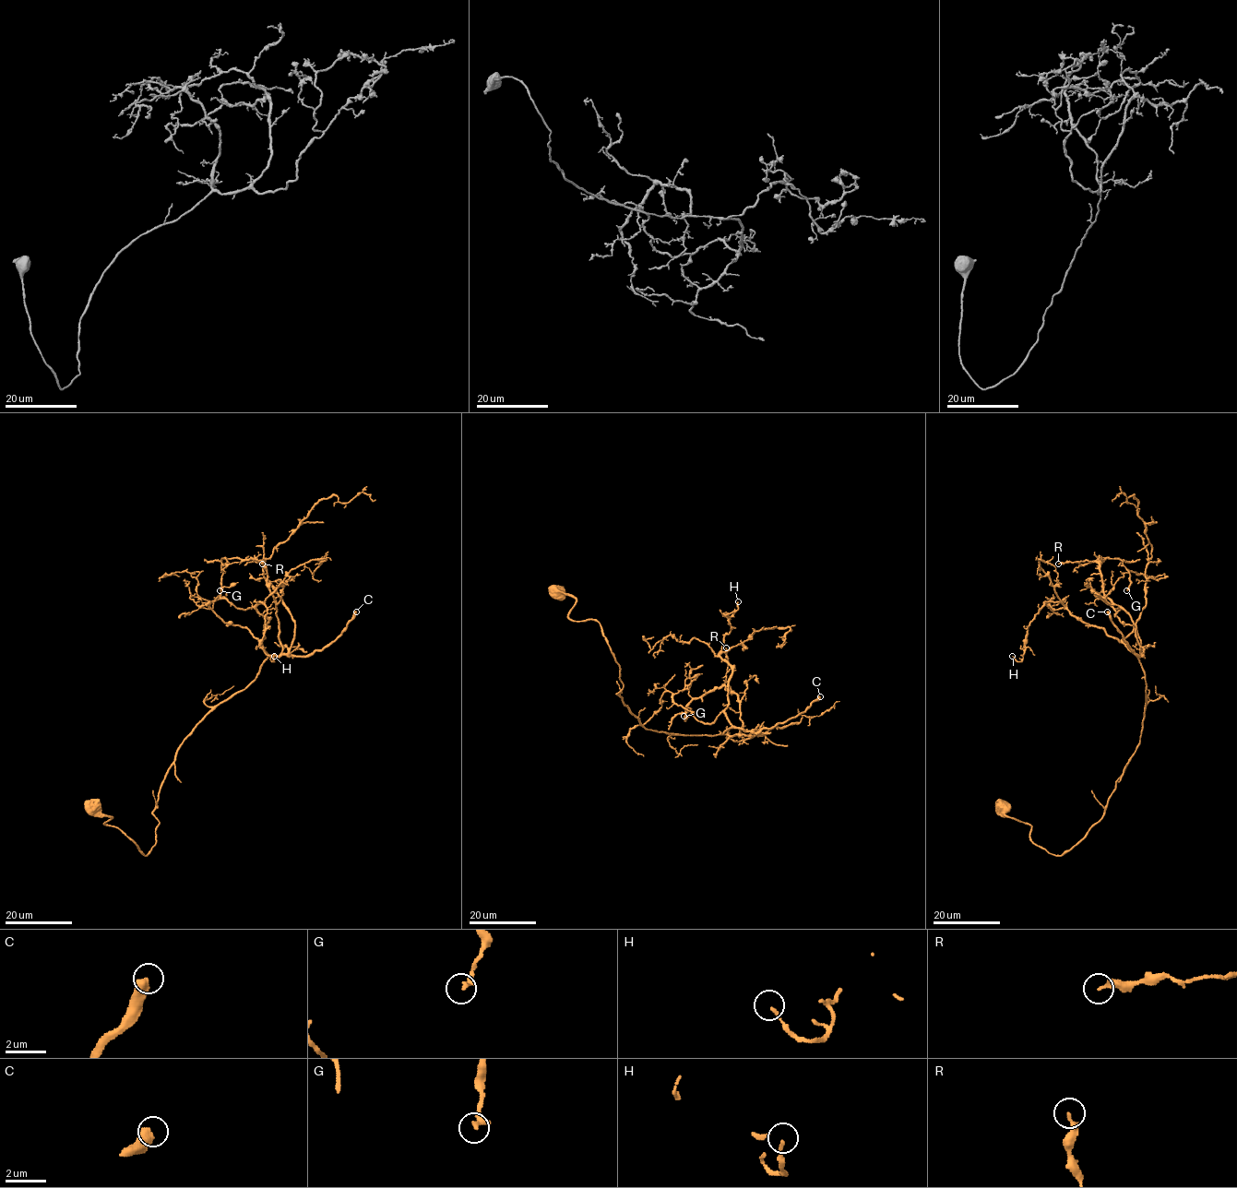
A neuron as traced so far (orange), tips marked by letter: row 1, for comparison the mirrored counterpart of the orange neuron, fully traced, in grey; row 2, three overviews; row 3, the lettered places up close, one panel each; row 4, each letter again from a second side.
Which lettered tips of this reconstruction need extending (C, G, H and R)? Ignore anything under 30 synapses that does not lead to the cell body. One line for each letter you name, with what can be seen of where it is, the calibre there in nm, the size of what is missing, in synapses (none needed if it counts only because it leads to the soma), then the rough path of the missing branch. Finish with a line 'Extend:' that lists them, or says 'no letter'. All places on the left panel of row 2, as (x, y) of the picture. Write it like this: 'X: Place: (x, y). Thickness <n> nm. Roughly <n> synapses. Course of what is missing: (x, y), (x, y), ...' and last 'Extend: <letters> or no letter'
C: Place: (356, 611). Thickness 500 nm. Roughly 300 synapses
Extend: C

